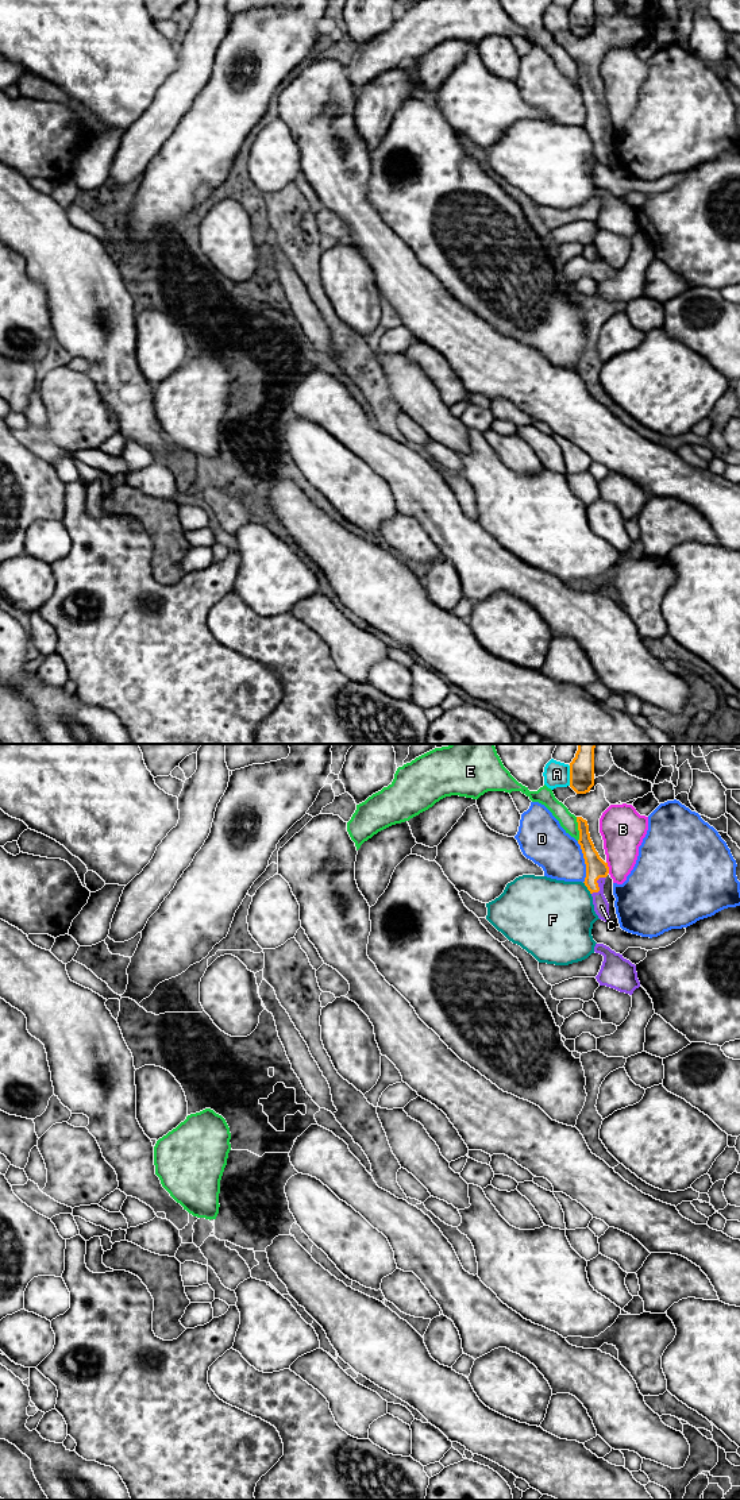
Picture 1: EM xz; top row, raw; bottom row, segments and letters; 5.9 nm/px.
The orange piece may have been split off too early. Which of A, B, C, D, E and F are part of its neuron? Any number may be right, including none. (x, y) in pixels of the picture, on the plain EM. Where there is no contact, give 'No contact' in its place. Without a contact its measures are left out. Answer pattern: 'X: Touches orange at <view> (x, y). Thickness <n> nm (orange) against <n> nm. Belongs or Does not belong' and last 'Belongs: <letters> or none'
A: Touches orange at xz (570, 19). Thickness 140 nm (orange) against 150 nm. Does not belong
B: Touches orange at xz (608, 111). Thickness 120 nm (orange) against 260 nm. Does not belong
C: Touches orange at xz (597, 128). Thickness 120 nm (orange) against 90 nm. Belongs
D: Touches orange at xz (585, 105). Thickness 120 nm (orange) against 260 nm. Does not belong
E: Touches orange at xz (578, 73). Thickness 120 nm (orange) against 100 nm. Does not belong
F: Touches orange at xz (588, 132). Thickness 120 nm (orange) against 440 nm. Does not belong
Belongs: C

